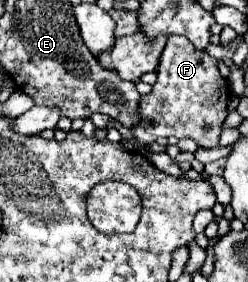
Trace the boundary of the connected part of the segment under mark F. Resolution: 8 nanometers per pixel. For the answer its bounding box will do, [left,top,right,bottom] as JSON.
[132,36,232,148]

